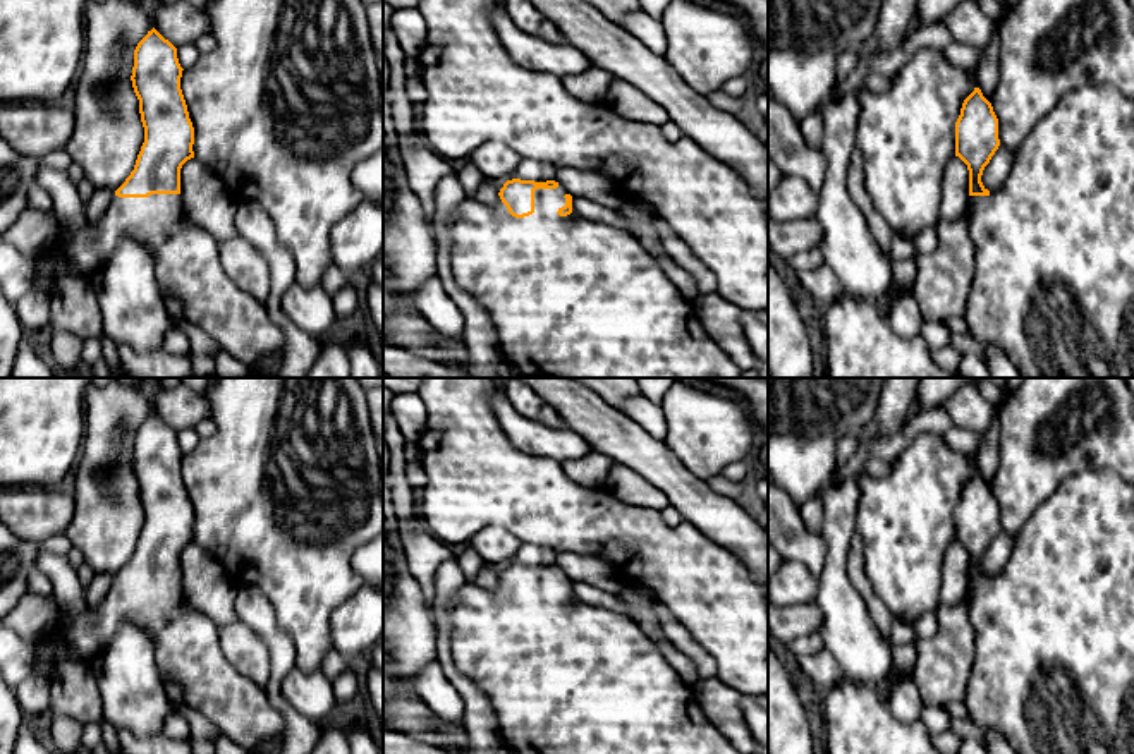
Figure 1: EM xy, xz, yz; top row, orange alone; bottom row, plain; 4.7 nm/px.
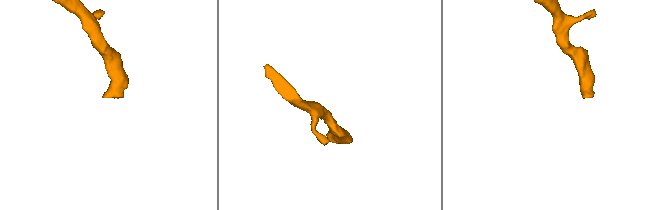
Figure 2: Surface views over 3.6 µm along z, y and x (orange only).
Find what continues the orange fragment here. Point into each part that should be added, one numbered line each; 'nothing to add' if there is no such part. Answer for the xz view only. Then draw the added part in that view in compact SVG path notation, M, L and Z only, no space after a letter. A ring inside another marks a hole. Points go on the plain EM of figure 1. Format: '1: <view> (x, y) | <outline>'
1: xz (564, 677) | M560 569L557 574L534 575L534 598L524 603L515 603L507 591L498 586L483 589L474 582L466 582L454 598L450 606L450 649L459 673L471 678L476 687L485 692L498 716L503 745L517 754L744 754L713 725L696 701L696 689L684 684L679 673L667 663L656 644L641 630L629 617L588 606L574 599L560 601L557 596L565 591L565 579Z

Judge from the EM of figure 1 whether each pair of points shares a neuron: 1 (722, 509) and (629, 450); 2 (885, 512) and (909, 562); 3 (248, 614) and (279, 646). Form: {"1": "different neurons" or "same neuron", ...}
{"1": "same neuron", "2": "same neuron", "3": "same neuron"}

